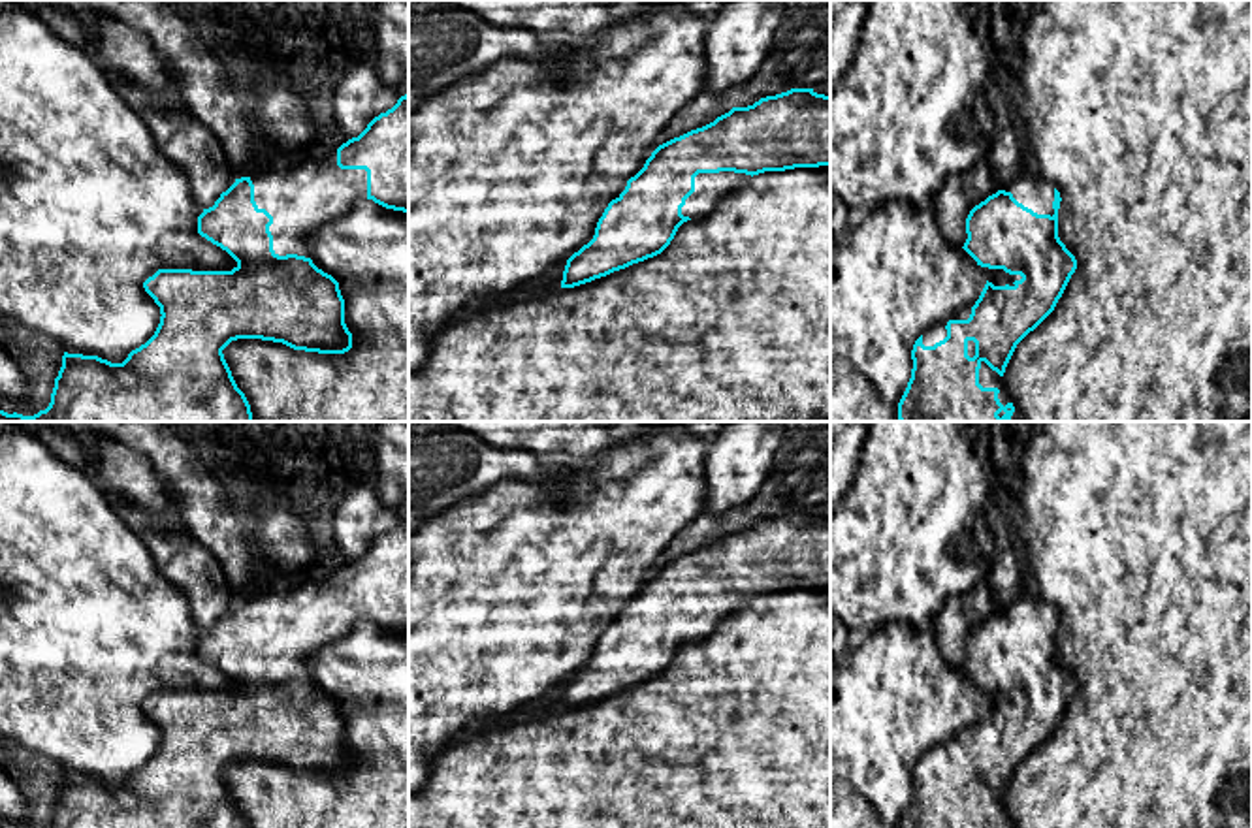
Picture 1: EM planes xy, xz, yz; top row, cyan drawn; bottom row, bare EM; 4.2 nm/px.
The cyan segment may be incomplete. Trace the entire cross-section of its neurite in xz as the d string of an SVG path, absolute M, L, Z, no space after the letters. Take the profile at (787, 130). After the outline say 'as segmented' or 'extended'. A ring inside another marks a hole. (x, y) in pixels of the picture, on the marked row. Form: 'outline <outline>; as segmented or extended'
outline M791 88L659 145L625 190L608 203L593 239L565 265L561 288L574 288L661 254L678 228L706 216L749 177L764 171L830 166L830 96Z; extended

